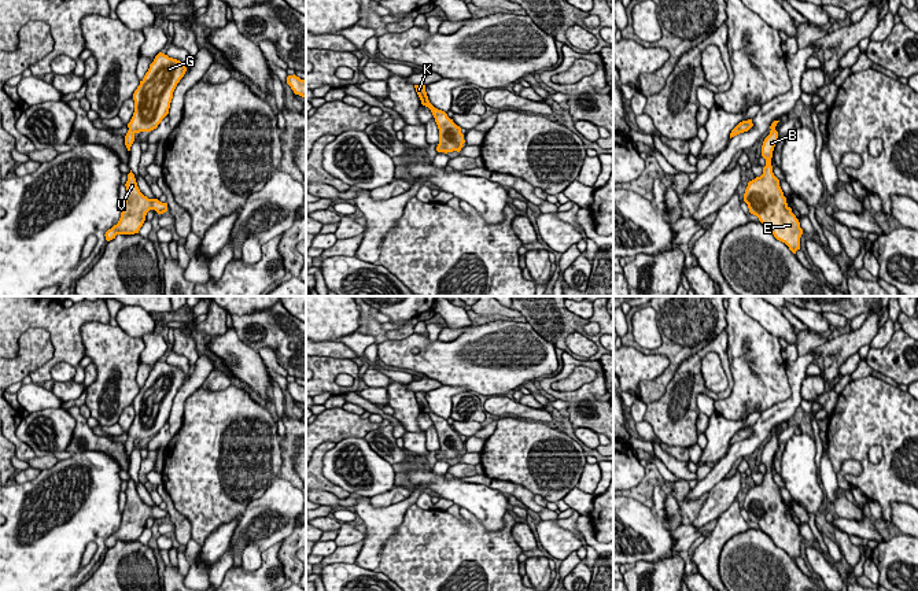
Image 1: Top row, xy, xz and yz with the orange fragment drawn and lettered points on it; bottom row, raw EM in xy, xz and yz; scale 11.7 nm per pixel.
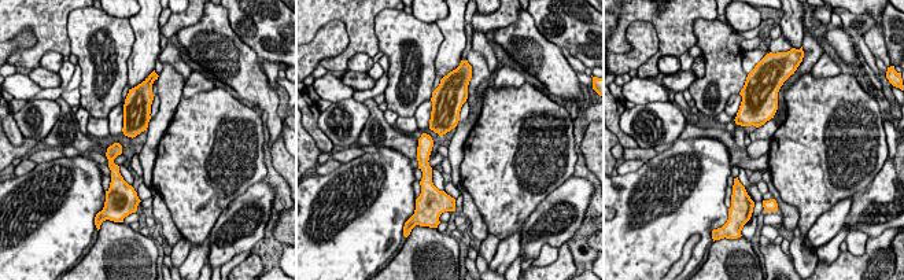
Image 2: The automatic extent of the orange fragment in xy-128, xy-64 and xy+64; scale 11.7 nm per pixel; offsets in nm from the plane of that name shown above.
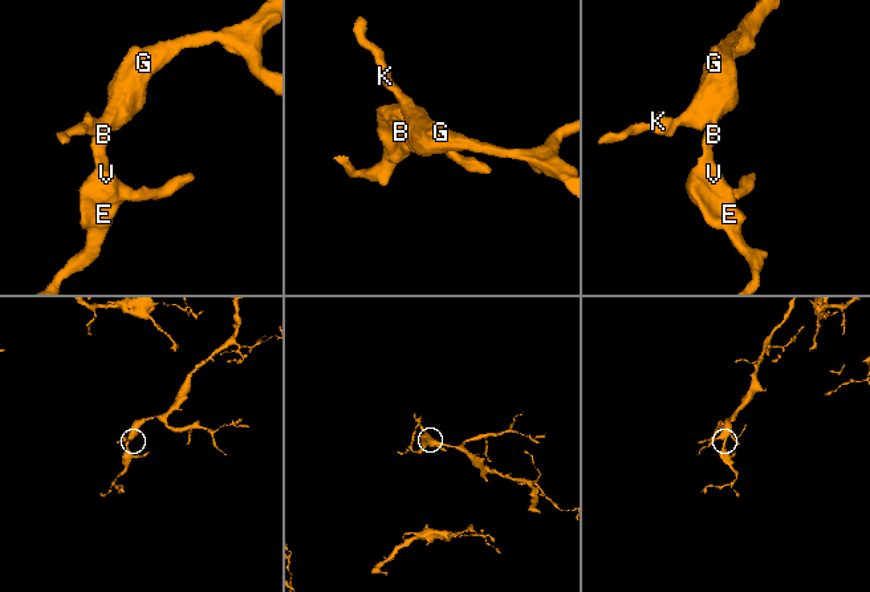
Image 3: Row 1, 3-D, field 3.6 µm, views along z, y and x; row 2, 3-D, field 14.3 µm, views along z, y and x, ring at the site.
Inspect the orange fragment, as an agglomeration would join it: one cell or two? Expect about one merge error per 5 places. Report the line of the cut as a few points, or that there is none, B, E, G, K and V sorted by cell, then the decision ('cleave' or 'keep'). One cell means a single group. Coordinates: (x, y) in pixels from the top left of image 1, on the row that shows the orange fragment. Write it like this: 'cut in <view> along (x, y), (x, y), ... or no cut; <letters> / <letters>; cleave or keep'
no cut; B E G K V; keep

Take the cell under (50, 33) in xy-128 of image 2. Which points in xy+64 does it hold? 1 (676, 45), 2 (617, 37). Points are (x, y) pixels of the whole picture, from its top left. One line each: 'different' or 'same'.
1: same
2: same

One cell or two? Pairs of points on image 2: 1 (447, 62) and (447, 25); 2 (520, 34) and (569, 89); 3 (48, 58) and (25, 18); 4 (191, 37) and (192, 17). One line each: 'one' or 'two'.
1: one
2: one
3: two
4: two

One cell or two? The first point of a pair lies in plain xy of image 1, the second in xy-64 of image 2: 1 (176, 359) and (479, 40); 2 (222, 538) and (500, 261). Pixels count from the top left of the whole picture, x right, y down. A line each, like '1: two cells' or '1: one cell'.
1: two cells
2: one cell

